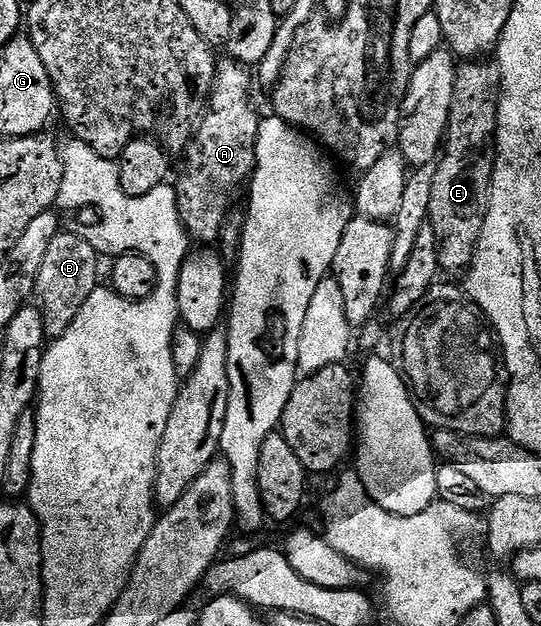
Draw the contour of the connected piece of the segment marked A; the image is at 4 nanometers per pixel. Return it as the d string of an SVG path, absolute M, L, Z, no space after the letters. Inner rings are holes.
M230 59L218 62L211 99L185 150L179 181L174 182L177 207L188 238L199 241L195 243L203 247L214 246L222 238L223 229L229 224L231 204L239 188L244 188L255 172L255 144L261 117L255 114L251 85L253 89L253 73L248 66Z

